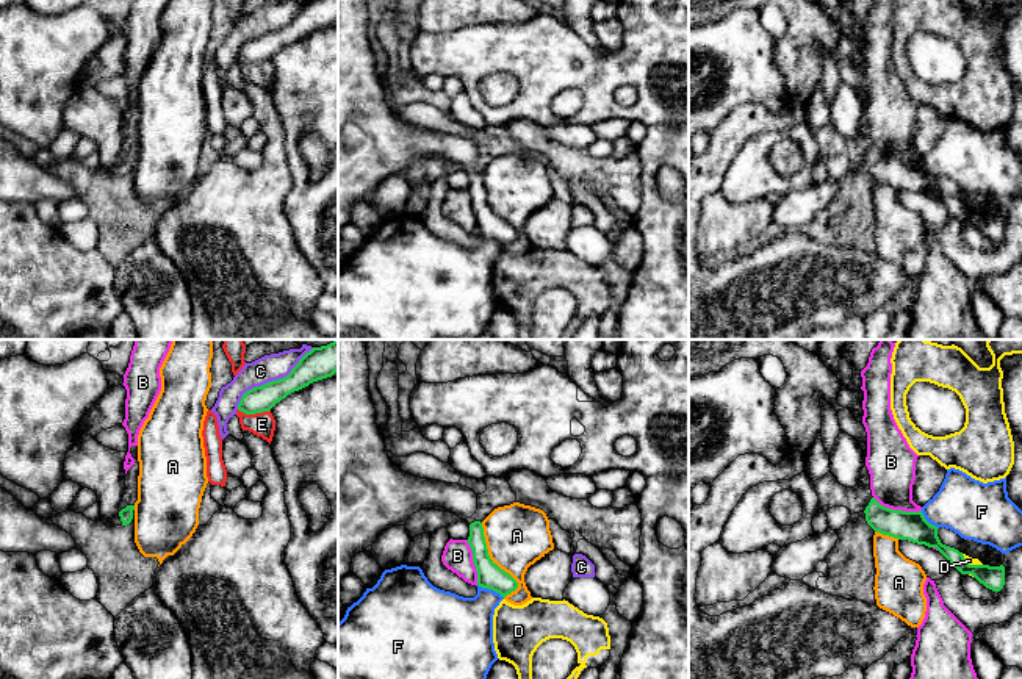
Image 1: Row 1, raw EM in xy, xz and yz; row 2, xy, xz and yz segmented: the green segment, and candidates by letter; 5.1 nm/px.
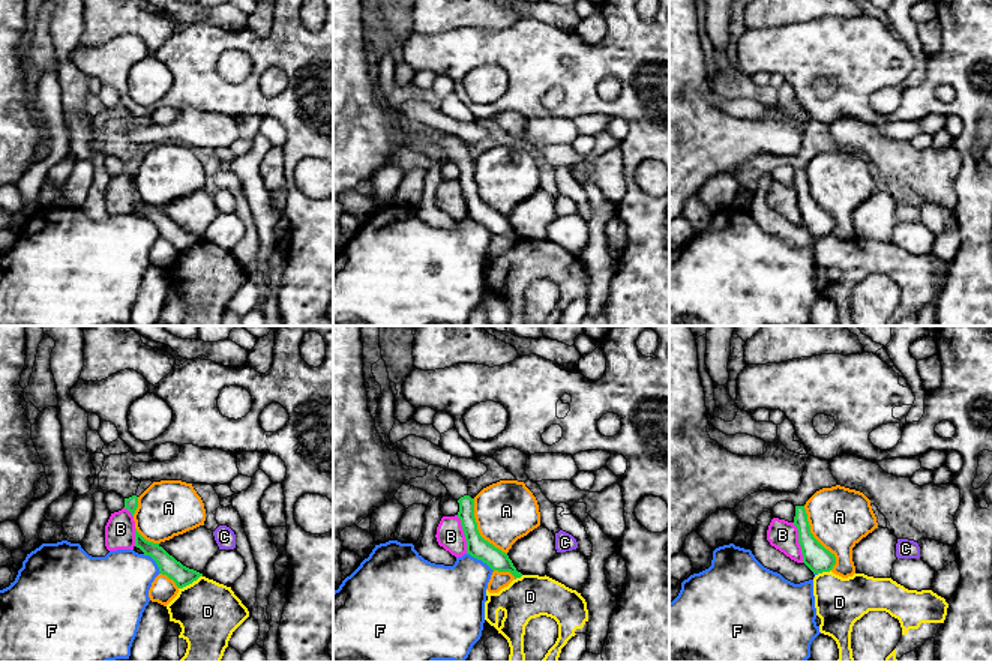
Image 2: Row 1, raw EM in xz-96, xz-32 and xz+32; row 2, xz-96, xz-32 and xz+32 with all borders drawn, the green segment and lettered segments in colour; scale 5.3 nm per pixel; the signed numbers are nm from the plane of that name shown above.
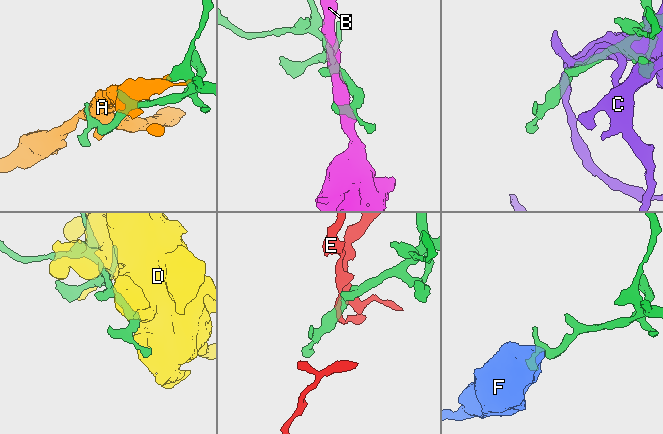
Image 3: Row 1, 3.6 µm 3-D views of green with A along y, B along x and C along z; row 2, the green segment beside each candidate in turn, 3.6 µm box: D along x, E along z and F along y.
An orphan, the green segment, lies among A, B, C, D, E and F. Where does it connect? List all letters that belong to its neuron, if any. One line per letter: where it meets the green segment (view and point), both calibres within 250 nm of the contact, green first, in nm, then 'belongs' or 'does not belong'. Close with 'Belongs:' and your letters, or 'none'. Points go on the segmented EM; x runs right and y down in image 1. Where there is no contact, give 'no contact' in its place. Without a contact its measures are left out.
A: contact xz (495, 564); calibres 130 and 320 nm; does not belong
B: contact yz (897, 510); calibres 150 and 240 nm; does not belong
C: contact xy (273, 380); calibres 160 and 140 nm; does not belong
D: contact yz (971, 565); calibres 120 and 40 nm; does not belong
E: contact xy (254, 413); calibres 140 and 130 nm; does not belong
F: contact xz (490, 589); calibres 130 and 320 nm; does not belong
Belongs: none

